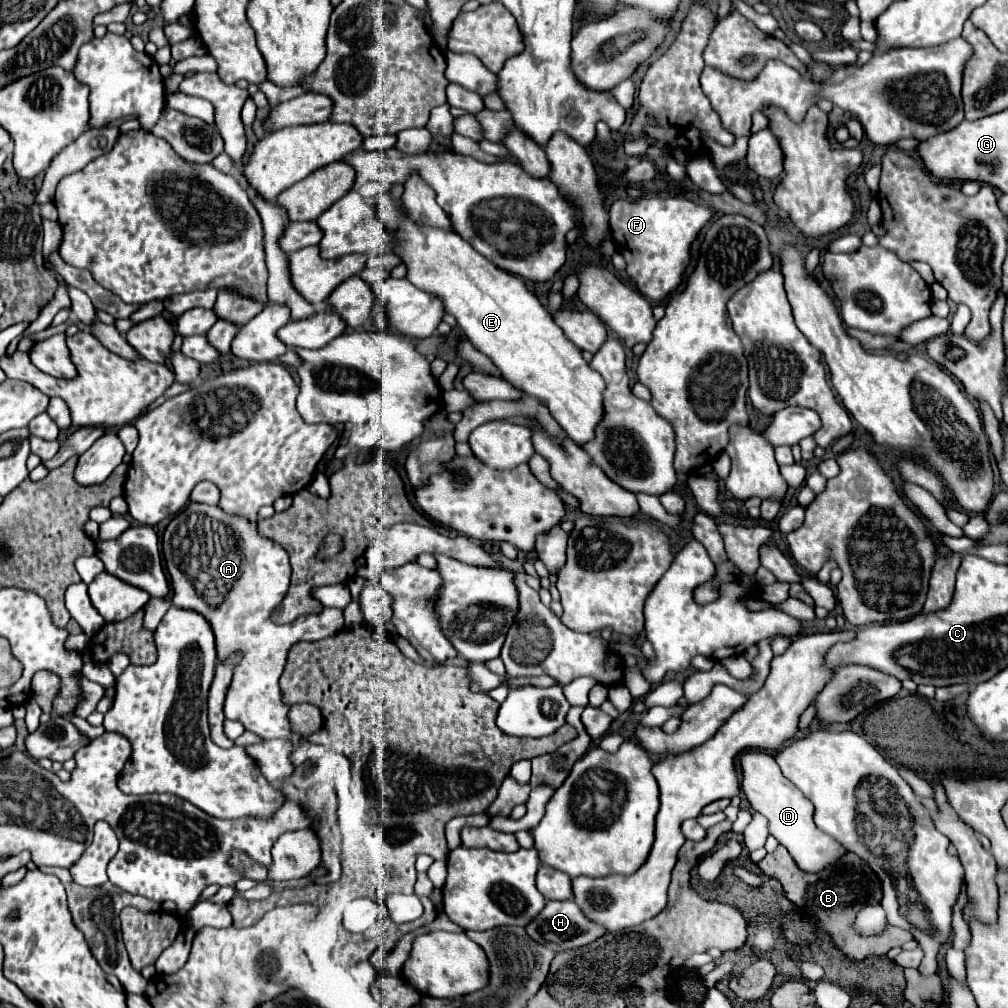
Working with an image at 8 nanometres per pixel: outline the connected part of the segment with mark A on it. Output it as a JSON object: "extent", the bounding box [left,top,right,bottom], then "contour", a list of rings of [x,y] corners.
{"extent":[162,501,344,765],"contour":[[[190,501],[188,507],[180,515],[176,515],[170,521],[170,525],[166,527],[164,537],[162,537],[162,553],[164,553],[166,569],[168,569],[168,575],[170,575],[170,581],[172,581],[170,583],[172,591],[174,591],[172,603],[176,607],[198,611],[200,615],[204,615],[214,625],[216,651],[218,651],[220,659],[230,655],[236,649],[240,649],[244,653],[244,659],[234,667],[232,683],[228,687],[226,701],[224,701],[224,715],[228,719],[240,721],[248,731],[252,731],[252,733],[256,733],[264,739],[282,737],[282,739],[290,739],[290,741],[298,743],[294,753],[292,753],[292,765],[300,765],[310,757],[322,755],[324,747],[304,743],[300,735],[290,733],[290,725],[288,725],[288,717],[286,717],[288,707],[282,703],[278,679],[284,671],[288,649],[295,643],[318,641],[341,631],[344,628],[343,611],[340,611],[340,609],[324,609],[320,615],[304,615],[290,625],[270,623],[272,609],[284,599],[284,595],[288,591],[288,583],[290,583],[288,555],[276,543],[262,539],[256,533],[256,523],[248,523],[246,519],[228,515],[218,507],[210,507],[210,505]]]}

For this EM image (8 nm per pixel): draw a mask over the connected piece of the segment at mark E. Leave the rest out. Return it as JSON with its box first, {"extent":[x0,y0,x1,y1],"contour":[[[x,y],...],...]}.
{"extent":[378,193,606,447],"contour":[[[388,193],[378,195],[378,217],[386,225],[386,229],[392,231],[396,237],[396,245],[392,251],[406,263],[408,267],[406,279],[420,291],[428,291],[428,295],[442,299],[446,311],[456,317],[458,327],[468,335],[472,345],[478,351],[482,351],[484,355],[488,355],[494,361],[494,365],[502,371],[504,379],[510,379],[514,387],[522,387],[526,395],[540,399],[548,407],[556,423],[566,431],[566,435],[576,445],[582,447],[590,439],[594,439],[594,431],[604,415],[602,393],[606,389],[606,383],[598,375],[598,371],[594,371],[584,361],[582,351],[564,335],[564,331],[554,323],[552,315],[526,289],[524,281],[518,275],[512,275],[492,265],[470,243],[466,243],[458,233],[416,225],[402,211],[404,209],[396,205]]]}

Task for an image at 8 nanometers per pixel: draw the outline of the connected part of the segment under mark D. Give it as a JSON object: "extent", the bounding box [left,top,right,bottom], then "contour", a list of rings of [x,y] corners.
{"extent":[742,751,848,873],"contour":[[[746,751],[742,753],[742,791],[748,797],[754,811],[762,813],[768,819],[770,835],[774,835],[792,855],[792,859],[806,873],[822,871],[834,861],[842,859],[848,851],[830,835],[818,831],[812,821],[814,807],[812,803],[782,775],[776,759],[766,751]]]}

